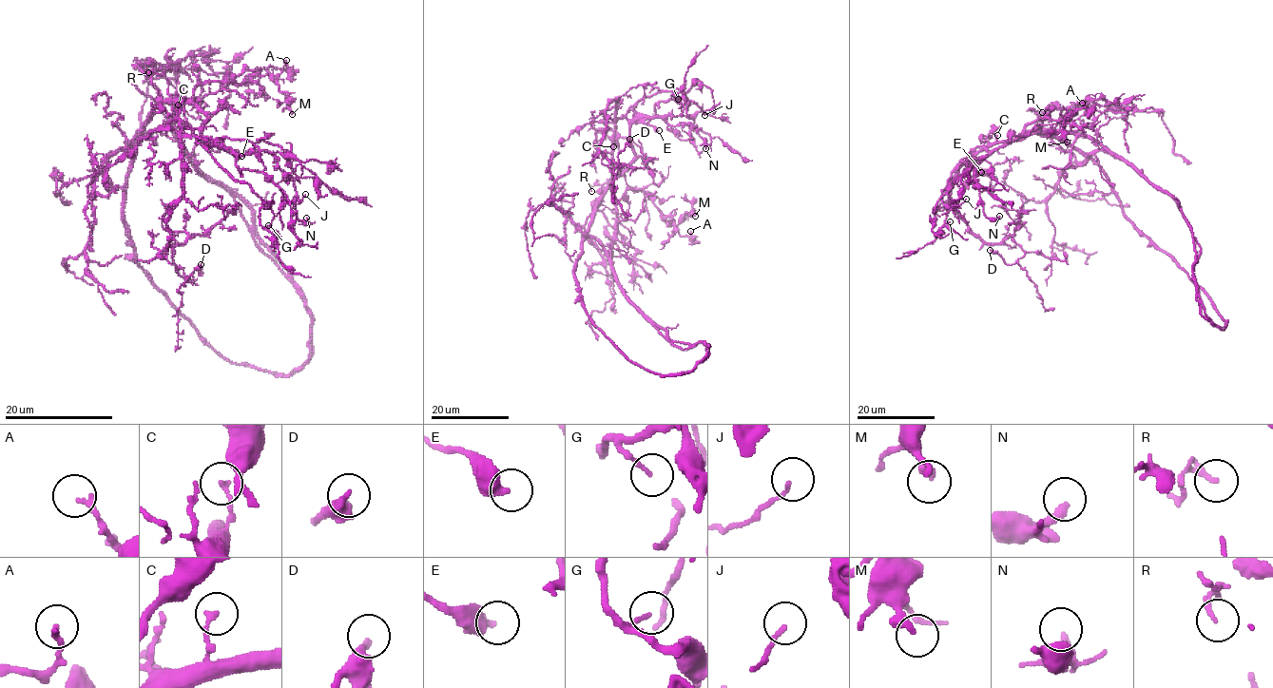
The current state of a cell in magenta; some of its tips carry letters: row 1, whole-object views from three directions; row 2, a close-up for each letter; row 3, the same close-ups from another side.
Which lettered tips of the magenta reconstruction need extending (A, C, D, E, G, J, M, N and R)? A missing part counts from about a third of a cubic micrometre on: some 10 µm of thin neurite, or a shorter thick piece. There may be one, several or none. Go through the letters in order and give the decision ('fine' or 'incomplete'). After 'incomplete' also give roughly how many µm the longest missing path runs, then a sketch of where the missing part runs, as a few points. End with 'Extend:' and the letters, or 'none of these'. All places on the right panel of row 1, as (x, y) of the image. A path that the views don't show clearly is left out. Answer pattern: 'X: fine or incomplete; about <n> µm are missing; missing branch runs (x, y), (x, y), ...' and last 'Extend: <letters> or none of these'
A: fine
C: fine
D: fine
E: fine
G: fine
J: fine
M: fine
N: fine
R: fine
Extend: none of these

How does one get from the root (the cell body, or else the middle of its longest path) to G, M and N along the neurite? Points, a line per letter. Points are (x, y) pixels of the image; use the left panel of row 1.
G: (162, 105), (191, 104), (207, 116), (202, 136), (209, 152), (261, 200), (259, 221), (268, 225)
M: (162, 105), (188, 101), (203, 83), (244, 82), (263, 68), (285, 95), (292, 114)
N: (162, 105), (191, 104), (207, 116), (202, 136), (239, 155), (267, 151), (293, 181), (297, 218), (306, 218)

